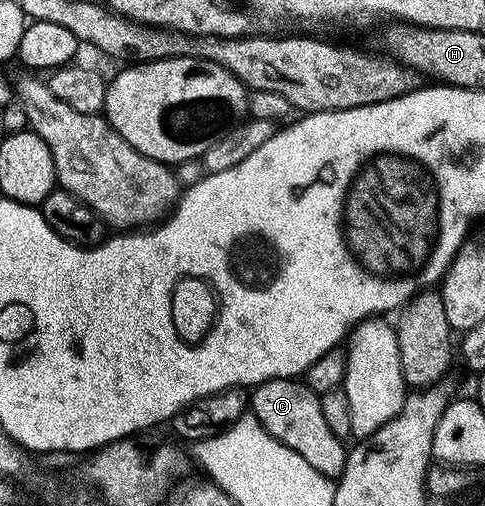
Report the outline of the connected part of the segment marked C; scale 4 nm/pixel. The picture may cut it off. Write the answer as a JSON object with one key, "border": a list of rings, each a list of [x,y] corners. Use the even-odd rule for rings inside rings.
{"border":[[[299,379],[267,380],[255,385],[250,392],[250,412],[265,428],[273,440],[282,442],[290,450],[302,454],[318,474],[329,478],[339,478],[344,472],[346,444],[326,426],[322,418],[320,396],[312,393]]]}

